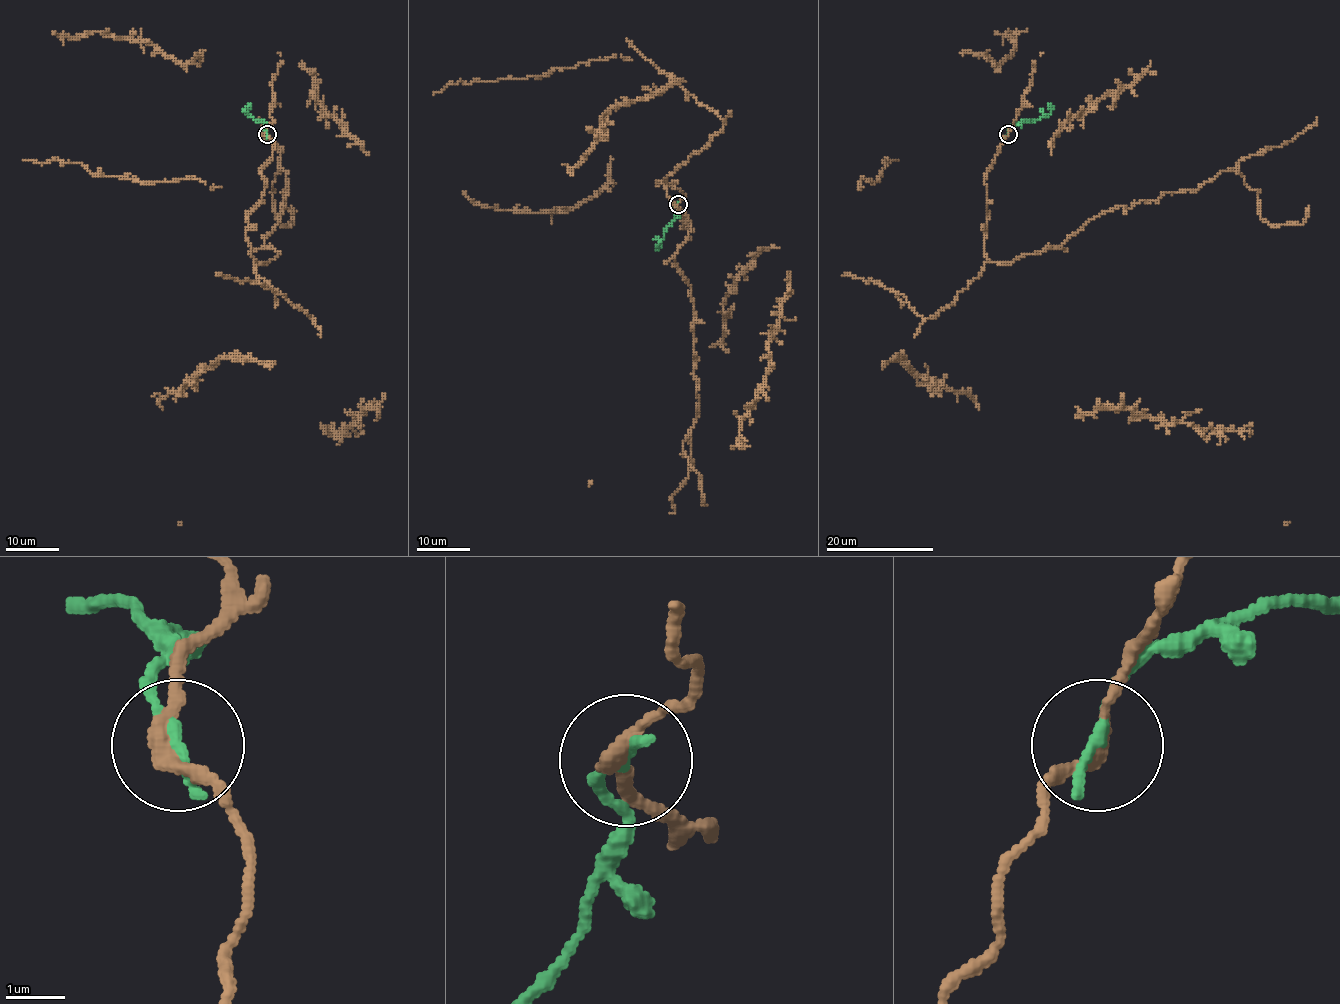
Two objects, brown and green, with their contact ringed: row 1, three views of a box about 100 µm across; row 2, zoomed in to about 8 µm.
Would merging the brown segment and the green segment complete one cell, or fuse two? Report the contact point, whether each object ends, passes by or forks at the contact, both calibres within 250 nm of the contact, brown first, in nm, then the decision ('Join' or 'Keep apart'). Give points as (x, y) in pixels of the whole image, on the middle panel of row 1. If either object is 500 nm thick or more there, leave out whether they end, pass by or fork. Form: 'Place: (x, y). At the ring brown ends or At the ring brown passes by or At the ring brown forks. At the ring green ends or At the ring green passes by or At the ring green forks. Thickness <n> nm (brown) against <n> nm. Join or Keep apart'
Place: (678, 204). At the ring brown passes by. At the ring green ends. Thickness 240 nm (brown) against 220 nm. Keep apart

